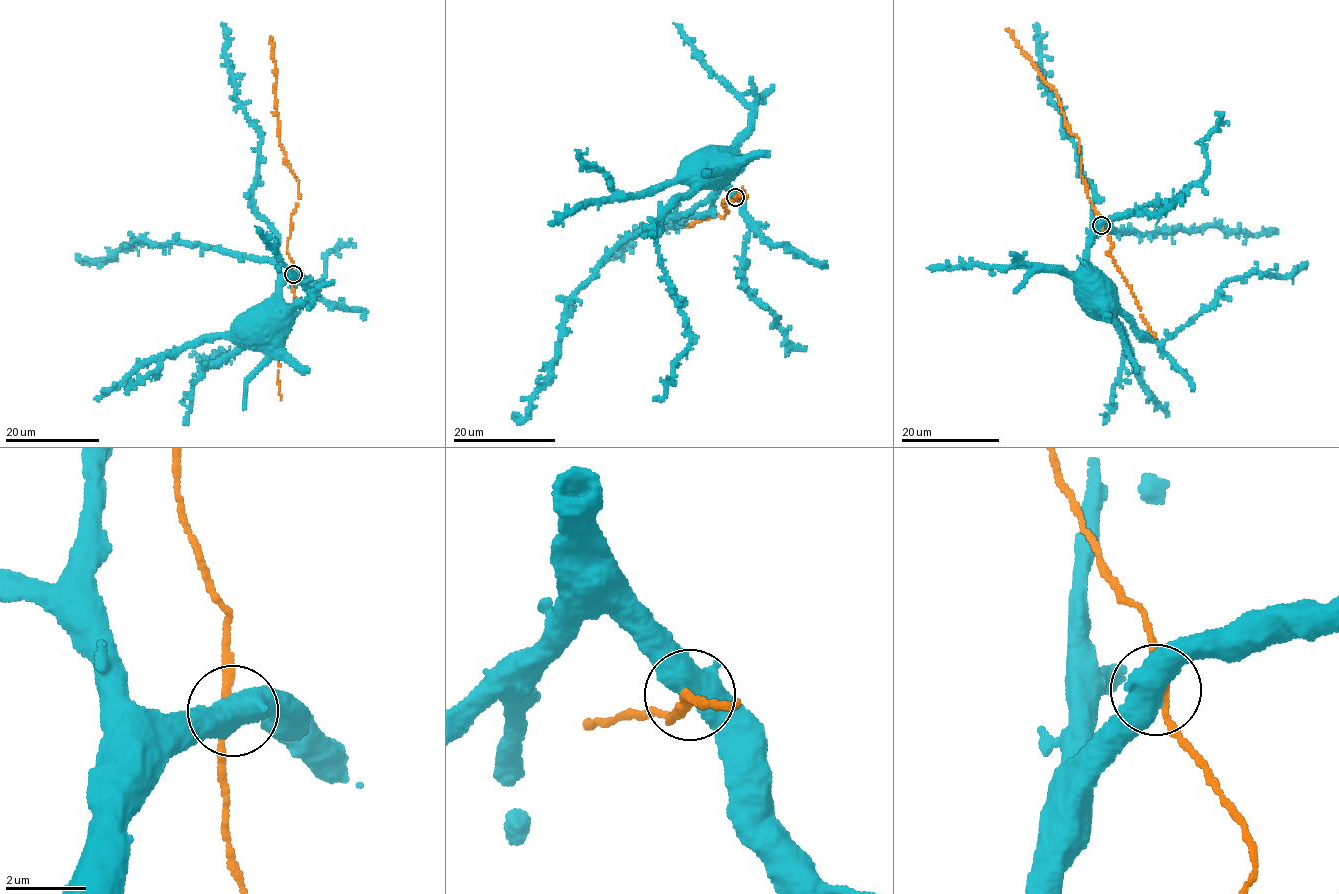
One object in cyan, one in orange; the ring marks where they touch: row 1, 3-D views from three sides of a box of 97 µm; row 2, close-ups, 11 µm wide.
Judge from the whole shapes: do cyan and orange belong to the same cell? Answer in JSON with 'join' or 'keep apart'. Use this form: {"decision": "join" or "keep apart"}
{"decision": "keep apart"}

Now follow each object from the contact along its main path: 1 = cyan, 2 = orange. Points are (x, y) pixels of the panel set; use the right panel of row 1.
1: (1101, 224), (1091, 237), (1089, 250), (1089, 265), (1099, 279)
2: (1101, 224), (1081, 174), (1078, 138), (1070, 133), (1054, 87), (1040, 75), (1031, 57), (1006, 29)

